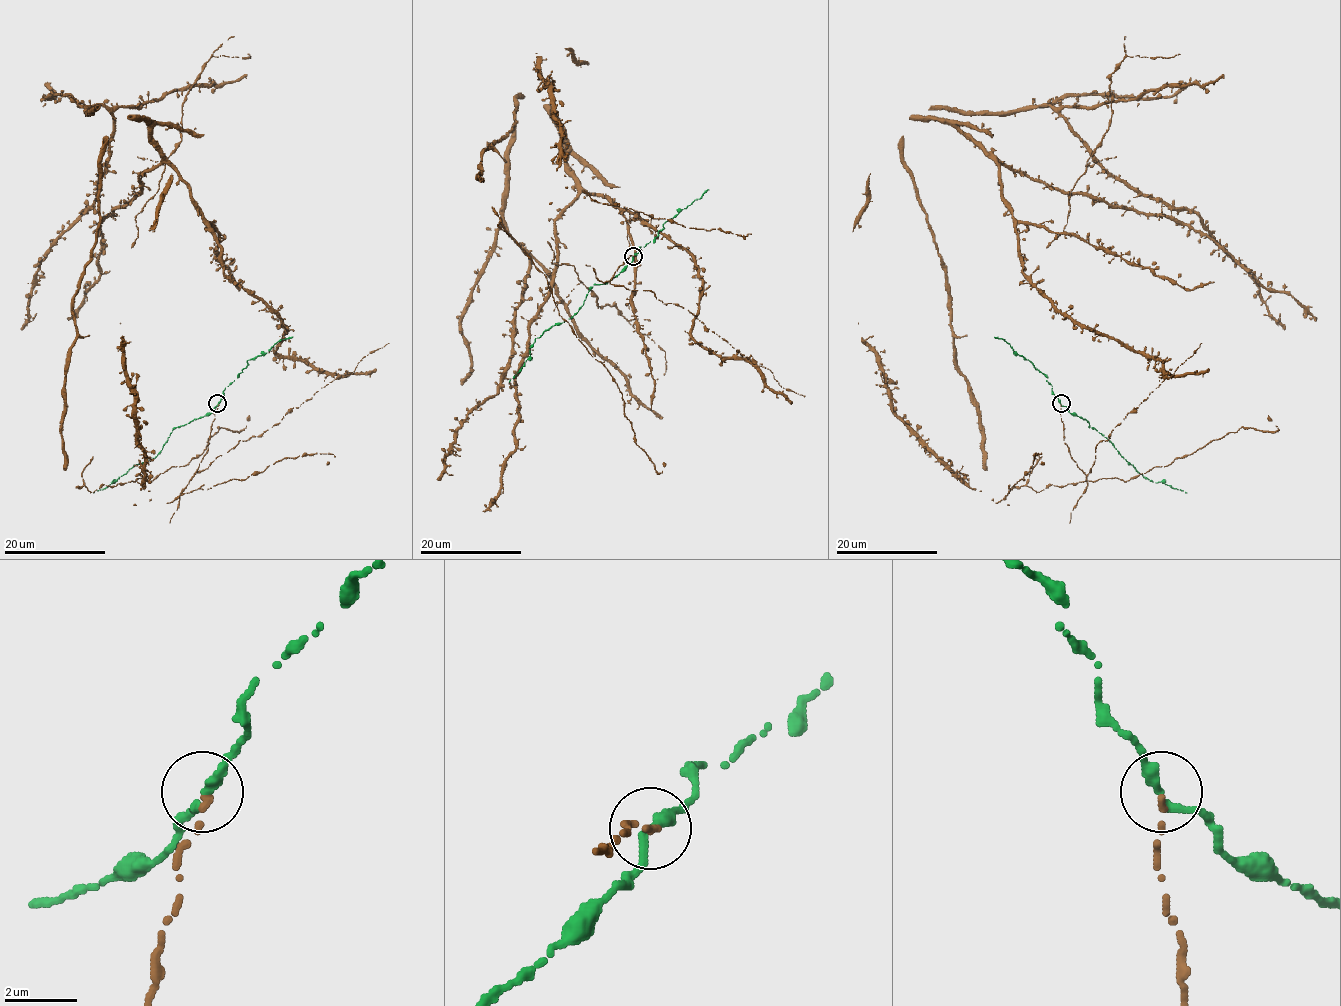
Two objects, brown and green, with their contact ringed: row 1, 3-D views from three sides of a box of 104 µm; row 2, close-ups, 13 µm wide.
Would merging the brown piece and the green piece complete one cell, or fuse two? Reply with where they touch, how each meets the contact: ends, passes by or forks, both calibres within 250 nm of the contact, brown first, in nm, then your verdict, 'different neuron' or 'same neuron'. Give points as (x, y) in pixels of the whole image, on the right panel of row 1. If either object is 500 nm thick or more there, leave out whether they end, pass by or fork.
(1061, 403) | brown ends | green passes by | 150/260 nm | different neuron

